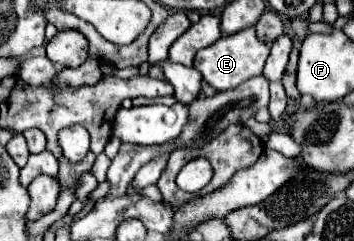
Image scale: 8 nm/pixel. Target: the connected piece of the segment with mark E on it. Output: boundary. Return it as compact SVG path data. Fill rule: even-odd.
M245 29L241 33L235 33L233 37L223 35L213 45L201 49L201 53L197 53L197 57L195 57L193 67L197 71L201 71L203 79L211 87L215 87L217 91L227 91L227 89L241 85L243 81L263 73L263 65L265 65L267 55L269 55L269 45L265 41L257 39L255 29Z

